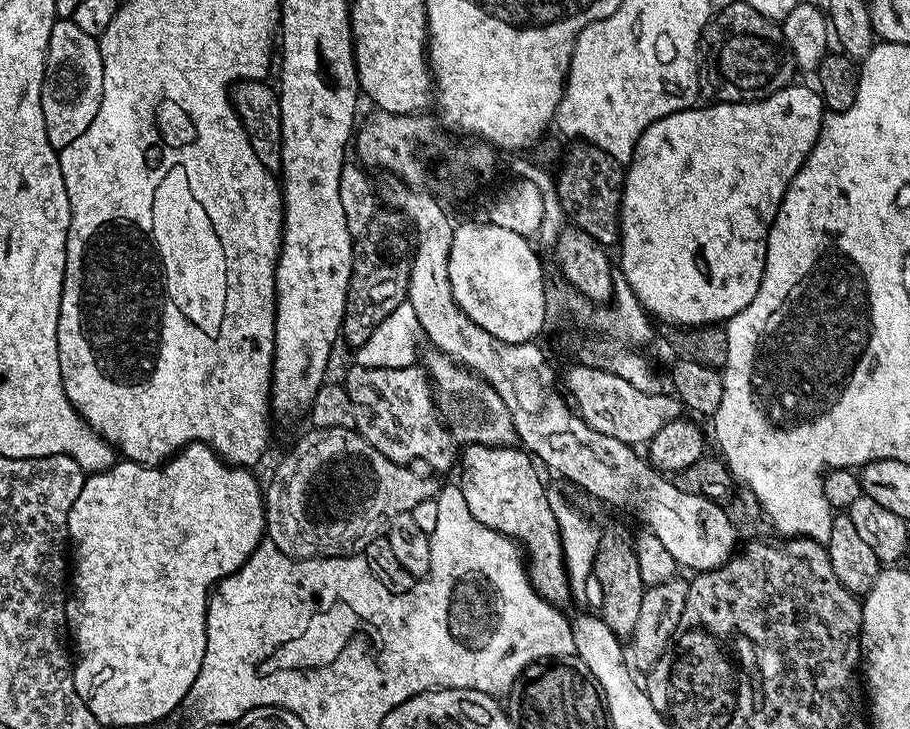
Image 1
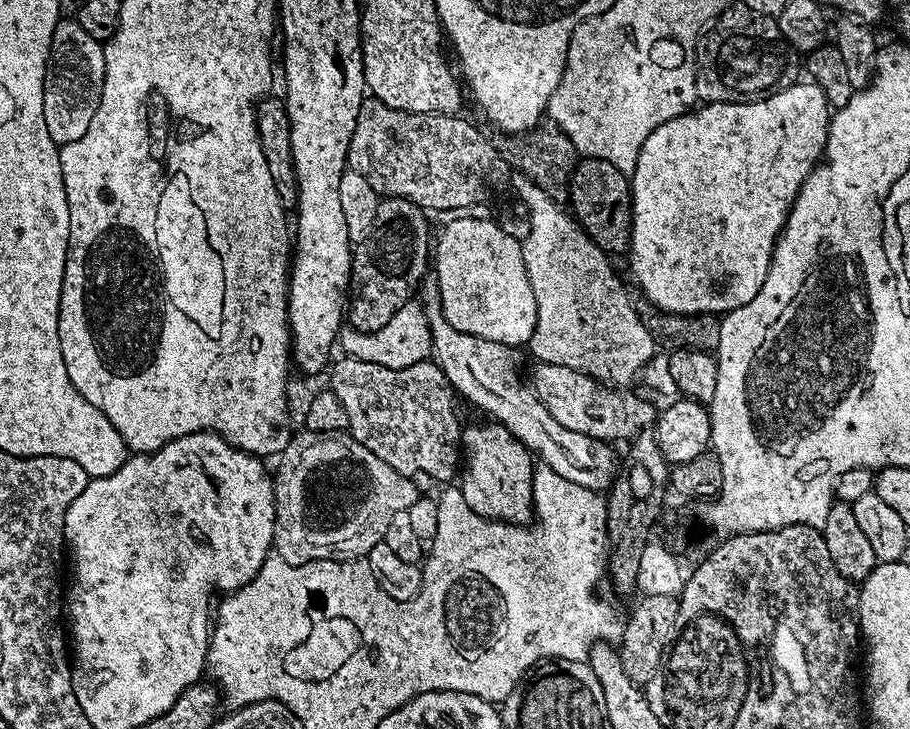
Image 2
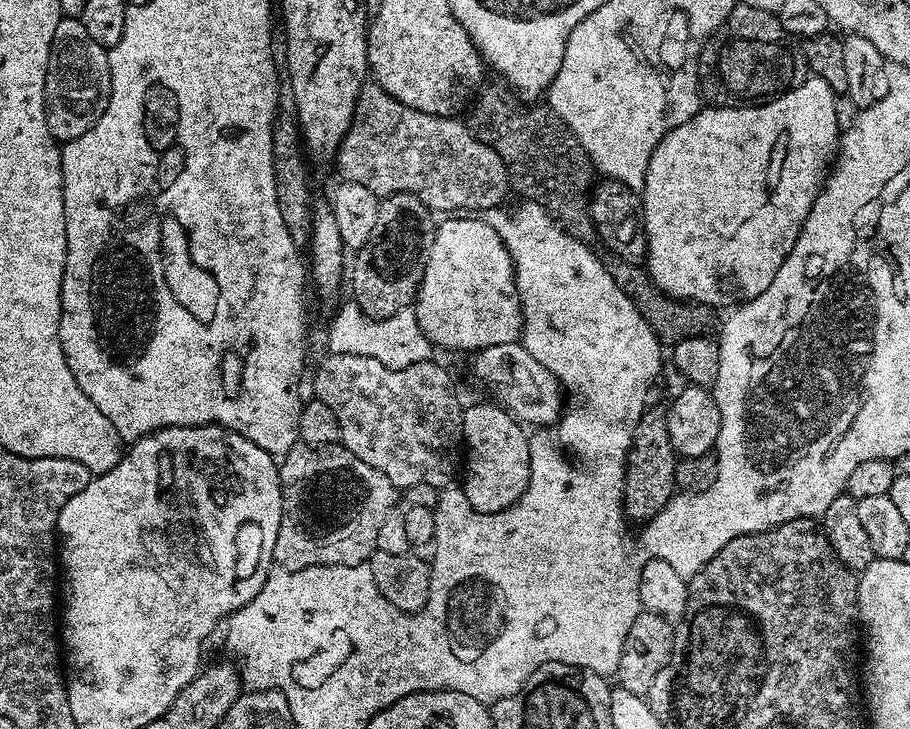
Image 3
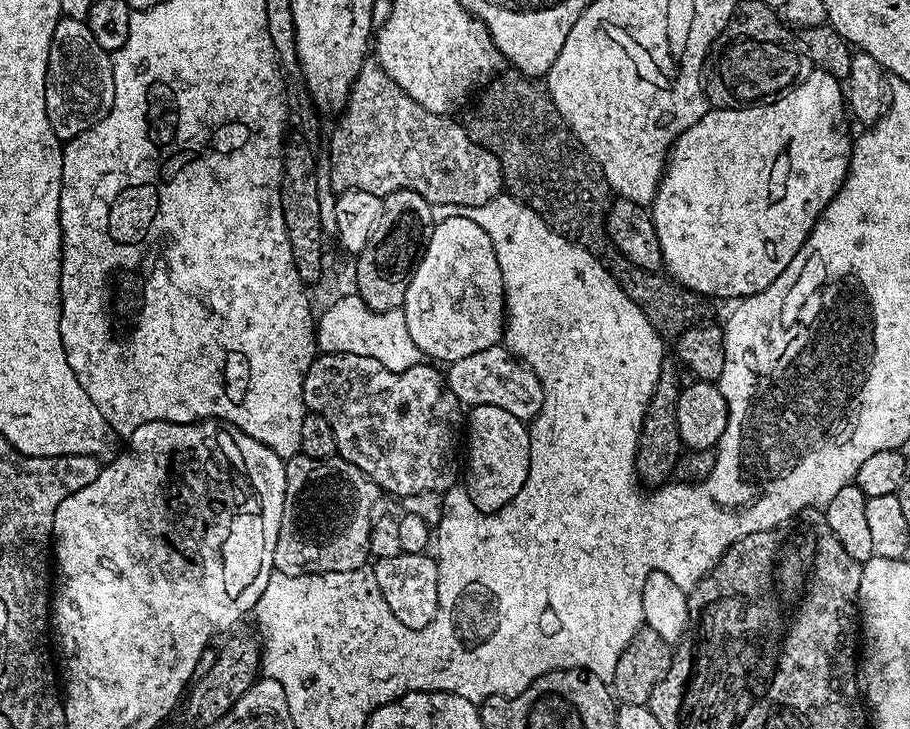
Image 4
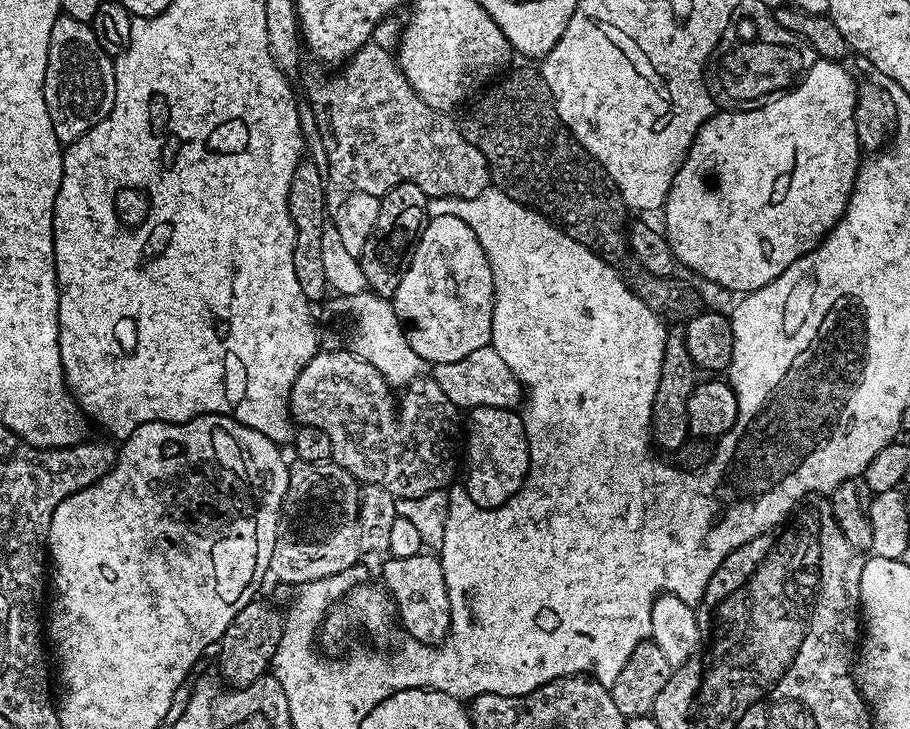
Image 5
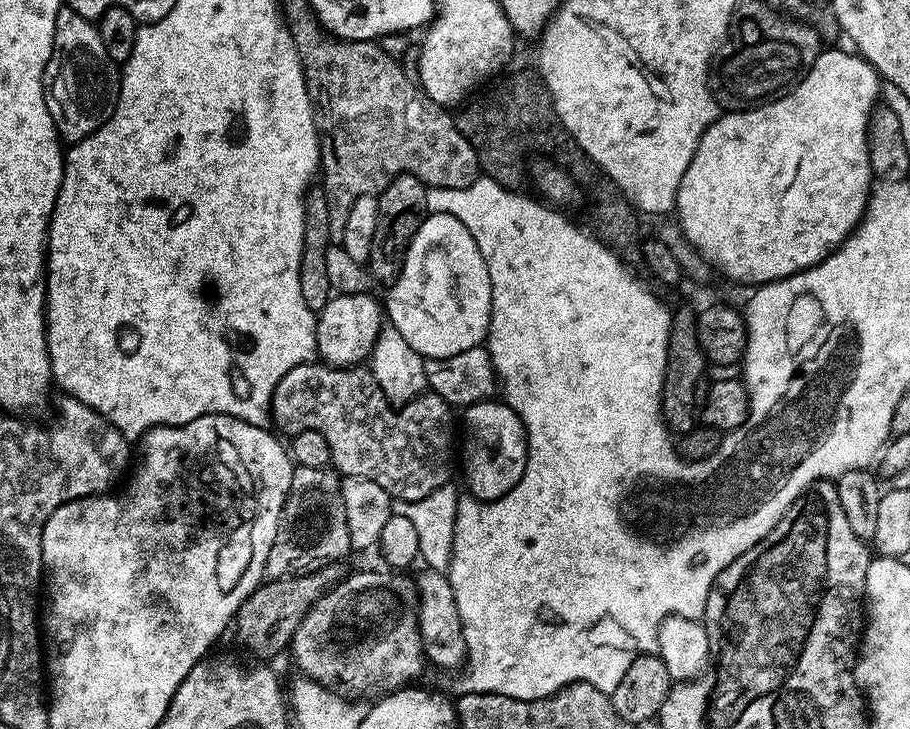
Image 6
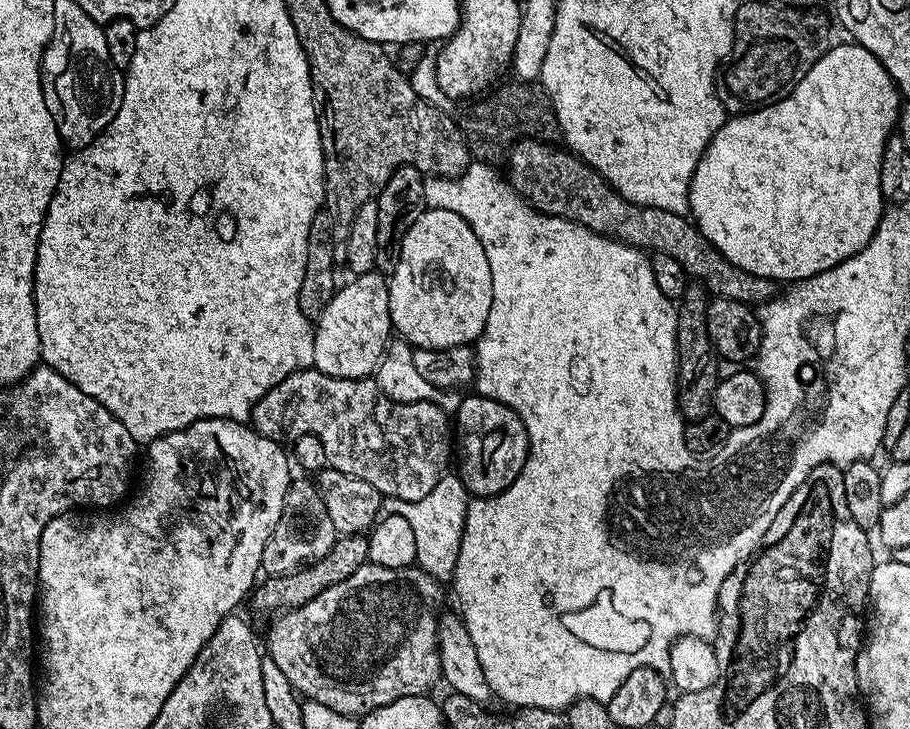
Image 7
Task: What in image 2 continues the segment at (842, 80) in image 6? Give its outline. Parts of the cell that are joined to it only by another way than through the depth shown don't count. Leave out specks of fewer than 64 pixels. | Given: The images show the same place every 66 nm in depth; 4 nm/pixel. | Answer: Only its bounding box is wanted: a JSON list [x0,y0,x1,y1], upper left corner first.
[630,82,830,316]

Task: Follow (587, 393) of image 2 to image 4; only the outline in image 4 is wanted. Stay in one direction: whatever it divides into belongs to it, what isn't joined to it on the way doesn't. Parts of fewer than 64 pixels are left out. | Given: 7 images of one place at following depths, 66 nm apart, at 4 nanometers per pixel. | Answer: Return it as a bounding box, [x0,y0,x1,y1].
[446,343,542,422]

